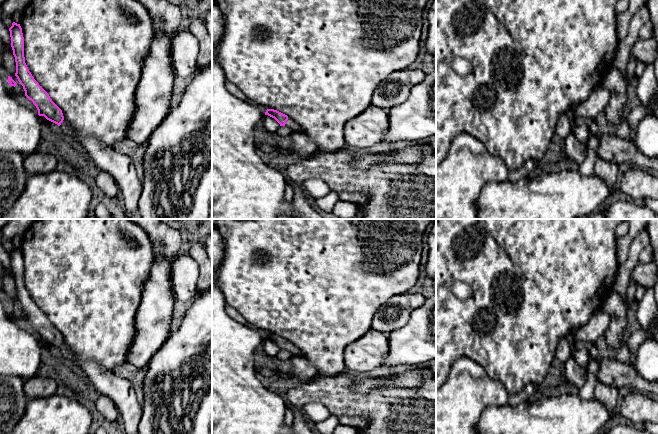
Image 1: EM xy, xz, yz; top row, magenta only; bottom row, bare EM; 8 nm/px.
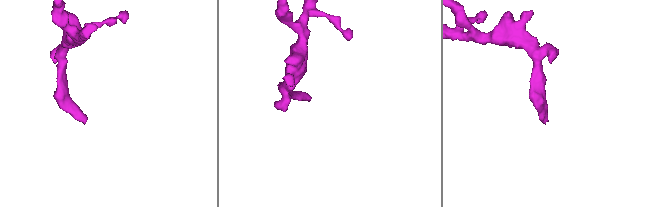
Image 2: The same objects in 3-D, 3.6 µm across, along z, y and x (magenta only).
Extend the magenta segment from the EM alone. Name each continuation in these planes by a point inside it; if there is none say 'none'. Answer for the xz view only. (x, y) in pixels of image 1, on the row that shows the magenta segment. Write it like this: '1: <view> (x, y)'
1: xz (290, 123)

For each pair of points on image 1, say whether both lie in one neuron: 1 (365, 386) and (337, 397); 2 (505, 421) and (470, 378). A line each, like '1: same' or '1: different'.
1: different
2: different

